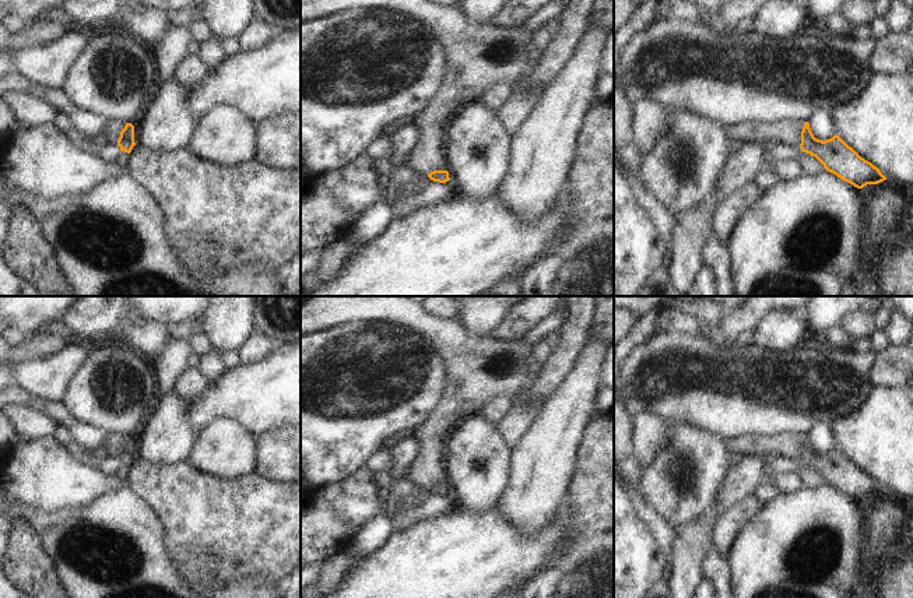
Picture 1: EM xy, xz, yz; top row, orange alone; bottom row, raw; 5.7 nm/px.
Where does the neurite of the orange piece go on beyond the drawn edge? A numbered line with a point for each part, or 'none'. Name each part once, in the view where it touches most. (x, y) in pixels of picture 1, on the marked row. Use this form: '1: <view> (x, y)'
1: yz (789, 130)

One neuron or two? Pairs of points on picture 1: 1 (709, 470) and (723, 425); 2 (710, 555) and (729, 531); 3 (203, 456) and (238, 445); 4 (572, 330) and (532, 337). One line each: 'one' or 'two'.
1: two
2: two
3: one
4: two

